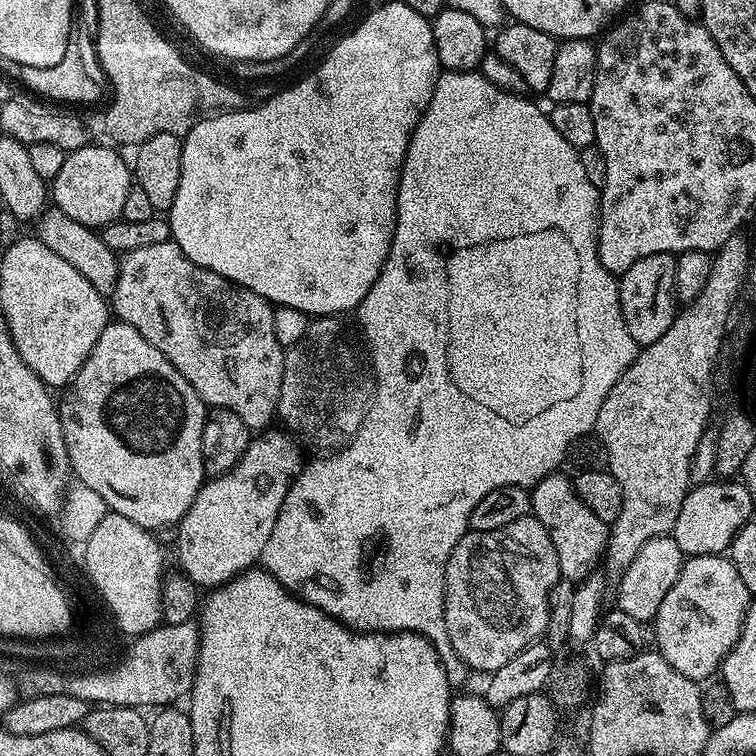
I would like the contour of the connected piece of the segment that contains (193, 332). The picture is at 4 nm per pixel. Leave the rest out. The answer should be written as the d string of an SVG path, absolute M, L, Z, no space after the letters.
M173 239L158 242L158 246L142 246L142 250L129 252L119 261L119 266L120 273L116 275L116 287L110 293L111 311L115 315L117 312L120 315L117 317L123 323L134 326L134 330L138 330L138 334L142 334L142 338L146 338L146 342L150 342L150 346L154 346L162 353L174 366L174 370L178 370L178 374L182 374L182 378L186 378L186 382L190 382L190 386L194 386L194 390L200 395L200 399L204 401L205 405L234 410L234 414L238 414L238 418L242 418L242 422L249 430L265 429L272 416L274 418L277 415L276 407L282 390L284 354L286 351L285 345L278 342L278 334L274 334L273 305L263 300L258 294L246 290L241 284L235 284L232 280L222 278L222 274L214 274L210 270L190 262L190 258L186 258L186 254L182 254L182 250Z

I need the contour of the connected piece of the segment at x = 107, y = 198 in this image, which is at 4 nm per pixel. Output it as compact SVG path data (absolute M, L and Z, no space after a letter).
M92 142L88 147L78 149L77 152L67 153L62 162L62 170L58 170L58 174L50 182L51 203L60 208L62 214L70 214L70 218L74 218L74 222L82 222L88 228L99 230L105 224L113 224L114 221L121 219L122 206L126 203L126 194L130 194L130 190L134 186L134 172L129 161L127 164L115 152L117 149L112 148L99 148L96 142Z

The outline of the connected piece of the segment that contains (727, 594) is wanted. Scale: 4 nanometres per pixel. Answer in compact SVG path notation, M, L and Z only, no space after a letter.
M727 555L689 556L678 574L678 582L670 586L670 594L666 594L666 598L662 598L662 606L658 606L658 614L654 621L655 647L664 655L666 662L670 662L674 670L678 670L678 674L697 682L704 682L707 676L712 676L715 672L717 675L721 671L724 660L738 642L749 603L747 586Z

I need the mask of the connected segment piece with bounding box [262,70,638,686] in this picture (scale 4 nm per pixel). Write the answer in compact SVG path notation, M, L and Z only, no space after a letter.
M444 70L436 79L436 89L430 98L430 106L424 112L423 118L418 122L418 126L410 138L404 168L400 172L400 189L396 195L396 233L392 239L392 249L374 282L374 286L370 286L366 298L362 298L358 309L360 324L368 331L368 340L372 343L373 348L372 368L376 371L376 393L372 396L372 405L367 405L364 421L360 423L356 433L343 447L339 450L329 451L332 452L329 456L320 456L317 460L310 461L309 464L307 461L297 472L296 478L292 481L290 490L282 502L278 522L274 522L274 530L270 530L270 538L262 553L263 565L281 586L308 604L313 604L315 608L320 608L336 619L343 621L344 624L353 626L358 630L413 630L427 636L435 645L441 660L447 667L453 685L456 686L467 682L470 669L461 660L460 655L453 650L446 630L446 622L444 621L444 571L454 546L458 546L458 542L464 533L469 531L468 523L470 522L470 514L474 514L474 506L478 506L478 502L482 502L482 498L486 498L486 494L490 494L490 490L498 490L498 486L513 484L531 489L542 478L553 475L557 471L556 466L559 460L568 455L568 441L578 434L588 434L593 431L594 421L598 418L598 410L602 410L602 402L606 402L606 394L610 394L614 382L618 382L618 378L622 378L622 374L632 365L638 351L638 345L634 342L634 338L630 338L630 330L626 330L624 316L620 313L620 289L617 277L608 272L606 266L602 266L598 254L600 192L597 185L592 184L590 178L586 178L586 170L582 170L578 149L570 146L570 142L566 142L566 138L562 138L562 134L558 134L558 130L554 130L551 119L546 115L546 112L543 112L538 105L531 104L530 101L524 99L528 98L507 92L503 88L496 88L485 76L481 76L479 71L450 72Z

